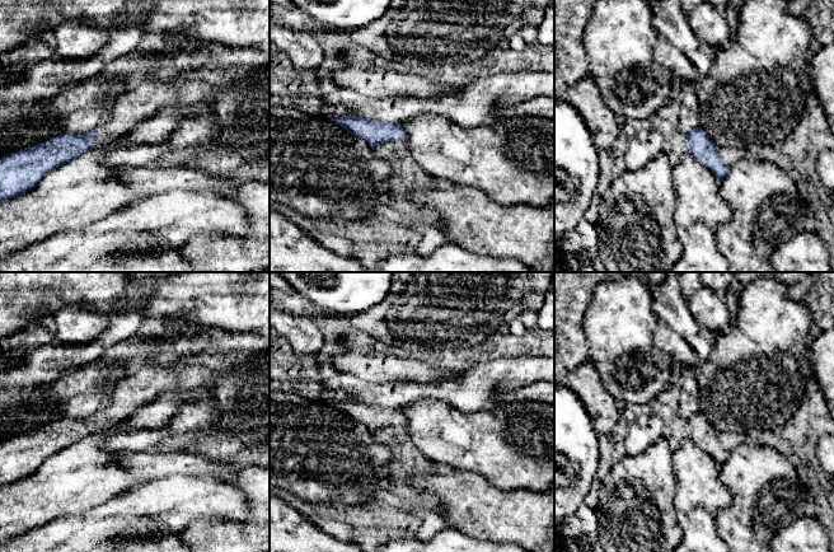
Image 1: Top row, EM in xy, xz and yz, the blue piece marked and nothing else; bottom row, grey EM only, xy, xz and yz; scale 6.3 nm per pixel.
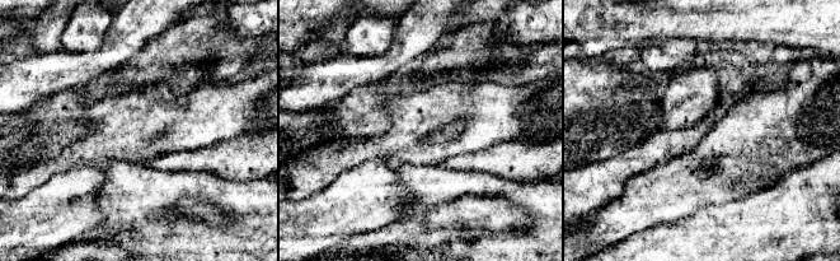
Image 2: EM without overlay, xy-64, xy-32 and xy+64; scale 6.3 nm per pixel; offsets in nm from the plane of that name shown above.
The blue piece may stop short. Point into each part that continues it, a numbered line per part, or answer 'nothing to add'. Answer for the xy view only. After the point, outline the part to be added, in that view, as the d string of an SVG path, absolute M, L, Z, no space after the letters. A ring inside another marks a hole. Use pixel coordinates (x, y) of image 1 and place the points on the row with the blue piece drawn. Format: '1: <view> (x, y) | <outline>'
1: xy (200, 124) | M168 76L165 80L145 80L136 89L126 90L113 98L108 120L97 130L92 144L104 149L103 163L108 167L151 165L158 156L205 144L220 135L216 104L224 89L206 81ZM164 108L184 112L170 137L159 144L126 145L125 139L145 120Z

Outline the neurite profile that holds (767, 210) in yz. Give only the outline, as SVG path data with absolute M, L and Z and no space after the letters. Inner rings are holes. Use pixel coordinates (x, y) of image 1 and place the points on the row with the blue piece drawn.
M755 156L740 159L720 184L720 195L732 209L732 217L714 229L717 248L728 261L731 272L777 272L772 266L773 252L795 234L805 231L806 204L798 195L797 184L776 163L760 162Z

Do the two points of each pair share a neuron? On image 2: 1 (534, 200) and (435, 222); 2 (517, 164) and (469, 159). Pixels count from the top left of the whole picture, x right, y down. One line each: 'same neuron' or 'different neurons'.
1: different neurons
2: same neuron

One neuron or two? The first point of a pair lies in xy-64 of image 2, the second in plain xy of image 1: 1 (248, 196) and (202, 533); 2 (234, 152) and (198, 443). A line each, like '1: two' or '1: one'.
1: one
2: one

